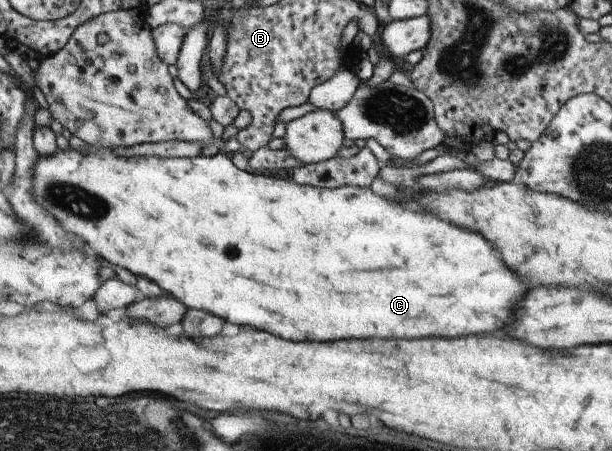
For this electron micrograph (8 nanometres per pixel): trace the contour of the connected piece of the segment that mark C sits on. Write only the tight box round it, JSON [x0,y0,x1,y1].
[31,147,526,341]

